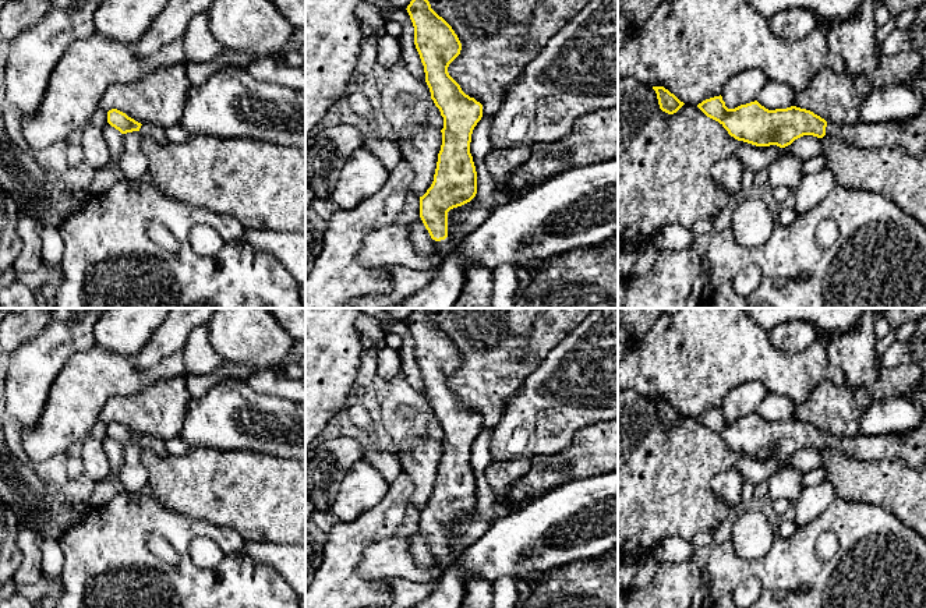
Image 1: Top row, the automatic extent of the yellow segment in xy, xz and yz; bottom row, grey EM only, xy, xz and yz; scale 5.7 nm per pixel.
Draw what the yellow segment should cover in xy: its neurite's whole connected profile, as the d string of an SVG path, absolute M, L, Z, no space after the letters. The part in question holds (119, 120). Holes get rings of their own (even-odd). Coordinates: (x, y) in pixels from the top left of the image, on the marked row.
M117 109L107 112L107 123L121 134L139 131L141 134L151 135L160 145L165 145L167 142L167 137L162 126L151 123L141 124Z

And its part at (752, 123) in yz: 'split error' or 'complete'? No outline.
split error

